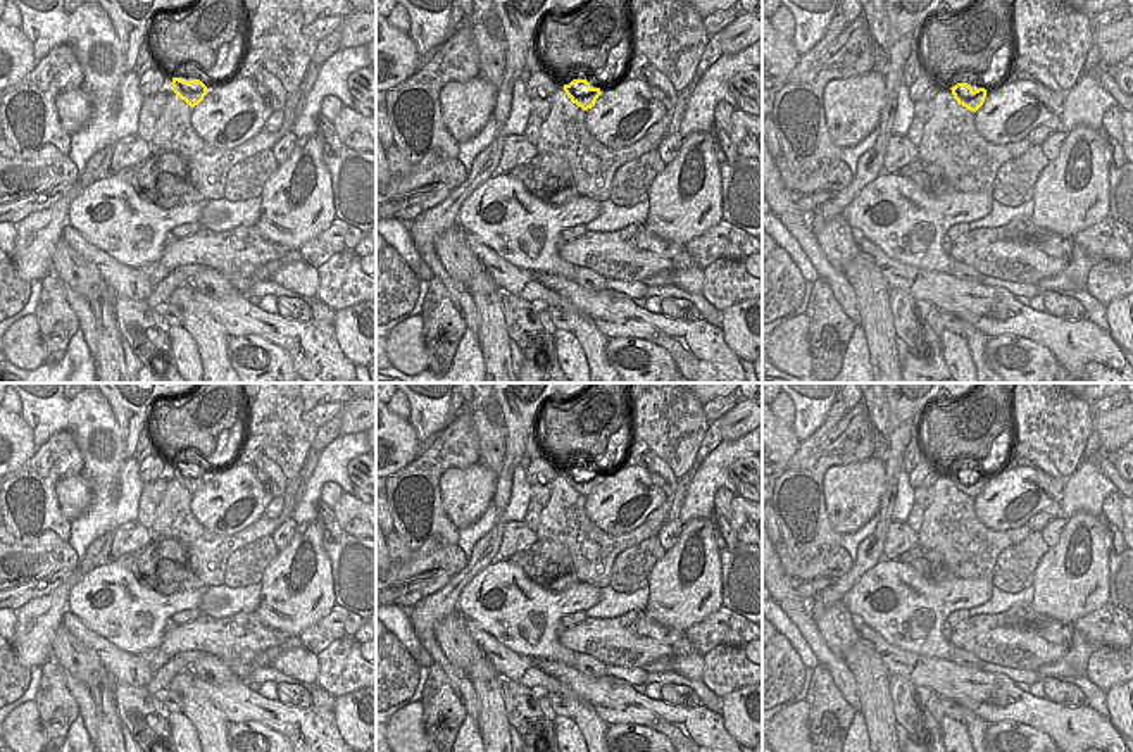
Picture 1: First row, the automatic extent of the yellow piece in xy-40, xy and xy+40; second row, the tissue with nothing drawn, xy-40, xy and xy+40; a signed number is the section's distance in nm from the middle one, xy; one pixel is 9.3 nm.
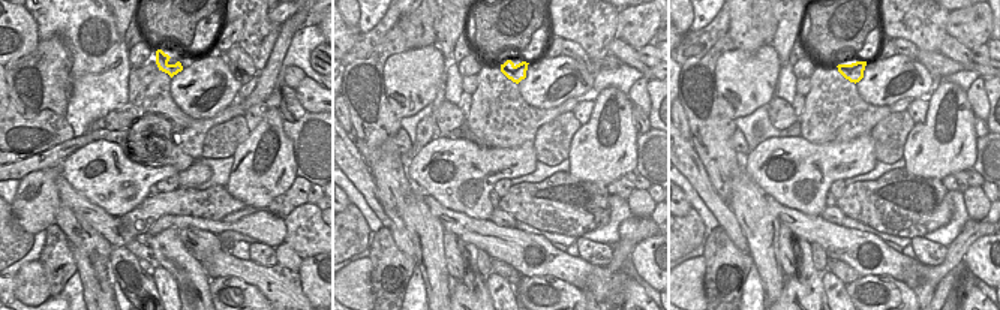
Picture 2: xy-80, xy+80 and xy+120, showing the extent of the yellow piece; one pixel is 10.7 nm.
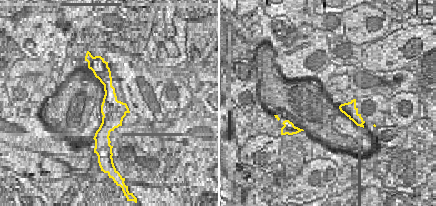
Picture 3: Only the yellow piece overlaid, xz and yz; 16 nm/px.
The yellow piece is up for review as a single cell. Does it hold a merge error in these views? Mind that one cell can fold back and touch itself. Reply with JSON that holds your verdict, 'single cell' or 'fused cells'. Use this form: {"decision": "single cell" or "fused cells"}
{"decision": "single cell"}

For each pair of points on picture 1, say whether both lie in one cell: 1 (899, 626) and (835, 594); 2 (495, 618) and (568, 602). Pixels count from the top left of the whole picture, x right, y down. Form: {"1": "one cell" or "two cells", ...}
{"1": "two cells", "2": "one cell"}

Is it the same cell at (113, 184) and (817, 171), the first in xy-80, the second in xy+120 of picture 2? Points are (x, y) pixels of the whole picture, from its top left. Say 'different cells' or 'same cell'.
same cell

